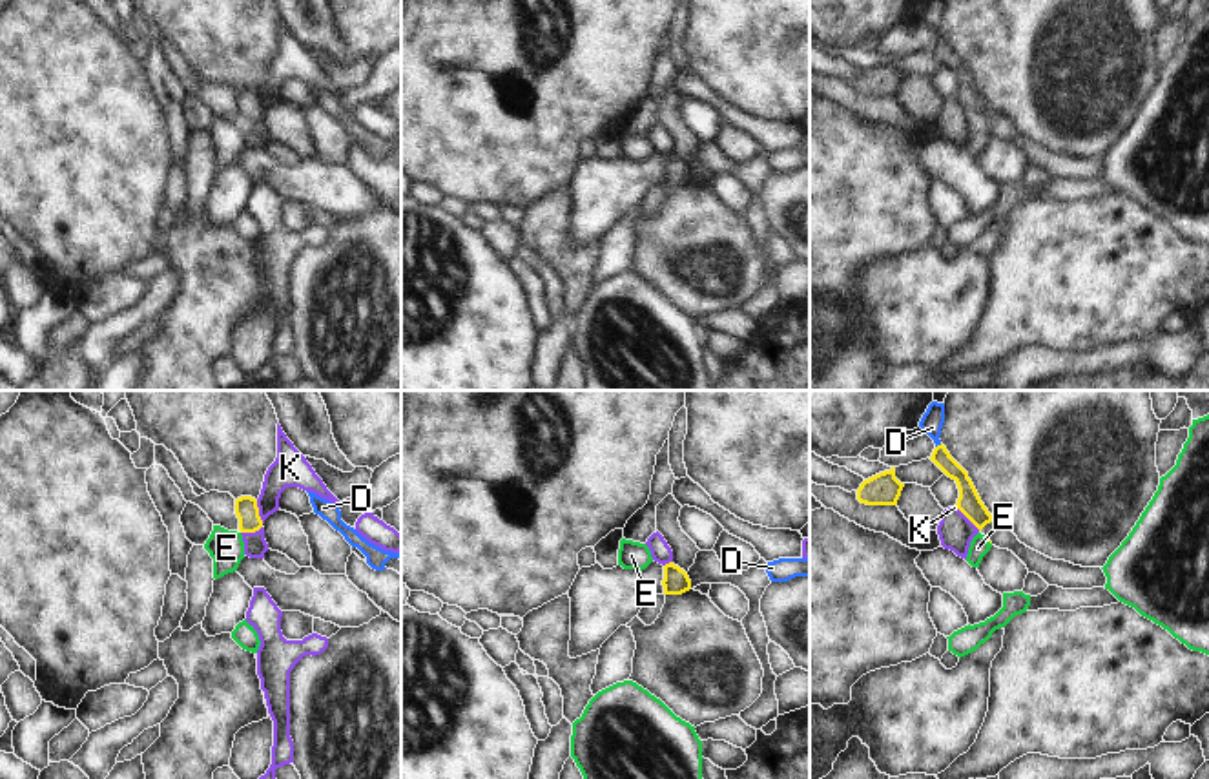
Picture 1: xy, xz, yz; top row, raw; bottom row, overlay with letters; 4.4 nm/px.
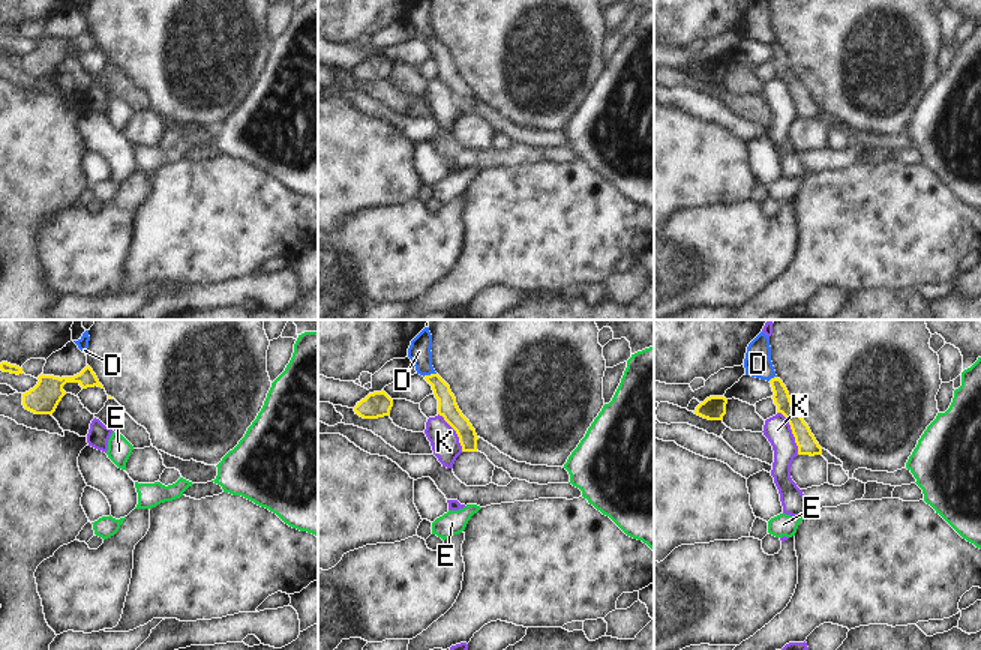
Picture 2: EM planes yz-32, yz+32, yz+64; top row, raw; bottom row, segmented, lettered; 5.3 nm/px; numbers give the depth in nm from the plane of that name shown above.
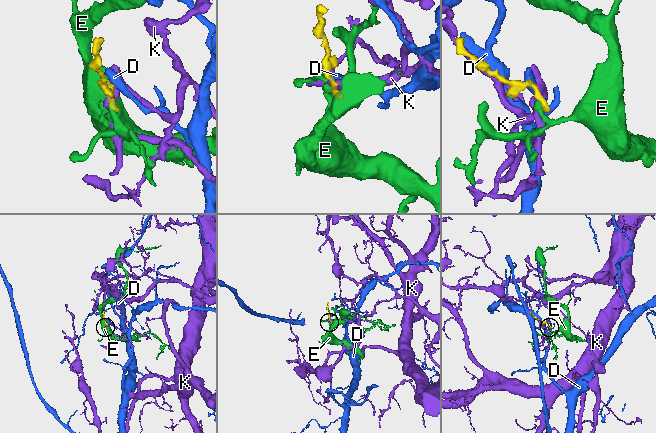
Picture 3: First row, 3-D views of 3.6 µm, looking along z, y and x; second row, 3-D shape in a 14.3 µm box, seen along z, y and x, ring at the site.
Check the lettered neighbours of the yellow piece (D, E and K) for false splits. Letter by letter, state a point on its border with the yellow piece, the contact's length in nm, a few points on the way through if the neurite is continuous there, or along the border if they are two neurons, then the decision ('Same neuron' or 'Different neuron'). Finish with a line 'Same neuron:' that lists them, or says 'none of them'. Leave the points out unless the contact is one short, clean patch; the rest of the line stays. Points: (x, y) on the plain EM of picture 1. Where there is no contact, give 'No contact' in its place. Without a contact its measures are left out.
D: Touches yellow at yz (938, 37). Shared border 40 nm. Boundary: yz (941, 35), (936, 39). Different neuron
E: Touches yellow at yz (987, 132). Shared border 50 nm. Boundary: yz (983, 128), (991, 135). Different neuron
K: Touches yellow at yz (967, 108). Shared border 160 nm. Boundary: yz (954, 97), (980, 121). Different neuron
Same neuron: none of them.

